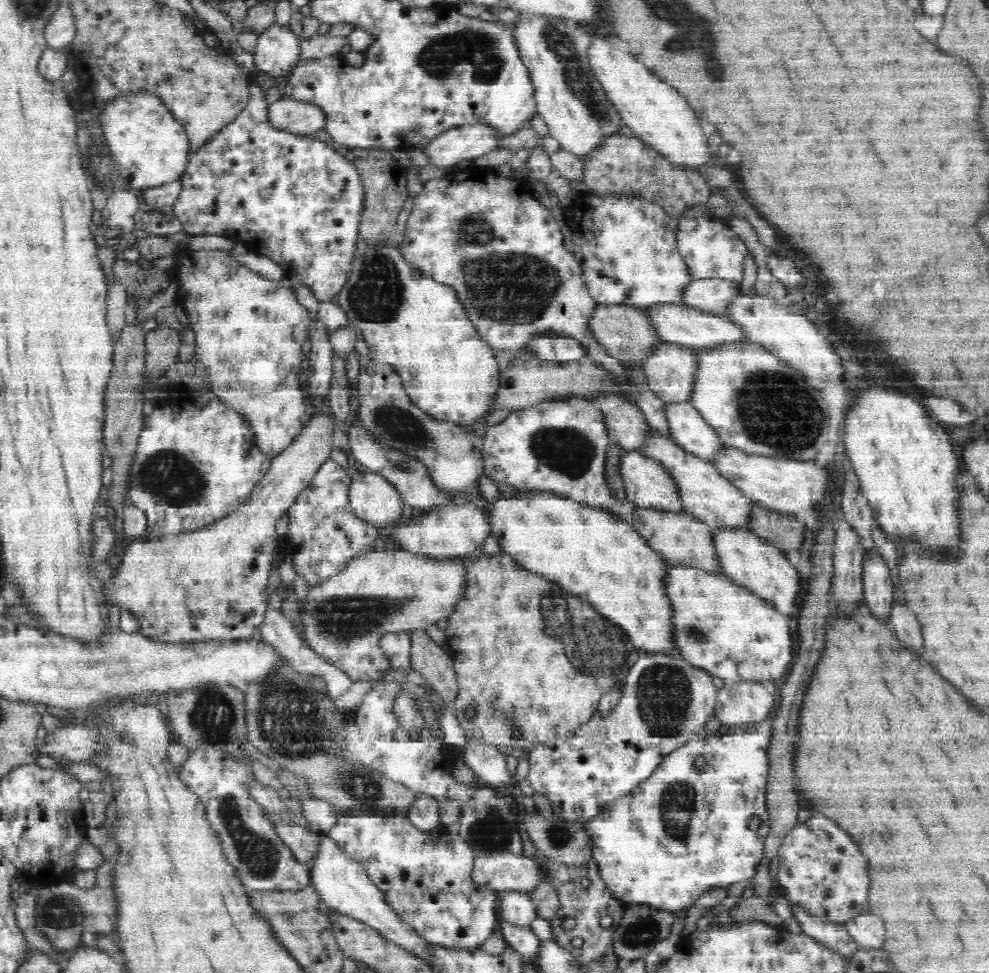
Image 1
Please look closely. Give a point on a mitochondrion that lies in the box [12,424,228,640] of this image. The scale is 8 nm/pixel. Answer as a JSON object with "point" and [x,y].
{"point":[168,476]}

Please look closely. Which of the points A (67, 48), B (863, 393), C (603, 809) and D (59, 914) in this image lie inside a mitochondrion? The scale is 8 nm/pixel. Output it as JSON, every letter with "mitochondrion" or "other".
{"A":"other","B":"other","C":"other","D":"mitochondrion"}

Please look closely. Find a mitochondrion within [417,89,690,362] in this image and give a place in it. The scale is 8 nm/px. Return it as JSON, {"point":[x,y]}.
{"point":[506,287]}

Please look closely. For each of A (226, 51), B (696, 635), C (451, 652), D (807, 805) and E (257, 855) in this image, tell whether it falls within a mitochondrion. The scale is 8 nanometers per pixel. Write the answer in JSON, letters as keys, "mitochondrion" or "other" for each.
{"A":"other","B":"mitochondrion","C":"other","D":"other","E":"mitochondrion"}

